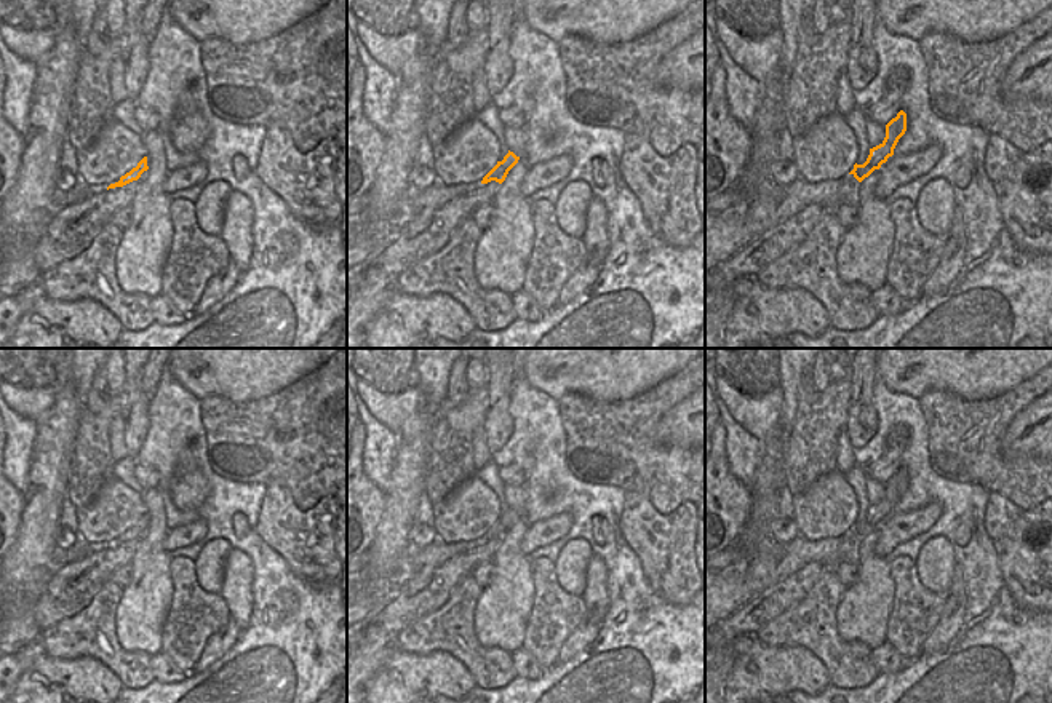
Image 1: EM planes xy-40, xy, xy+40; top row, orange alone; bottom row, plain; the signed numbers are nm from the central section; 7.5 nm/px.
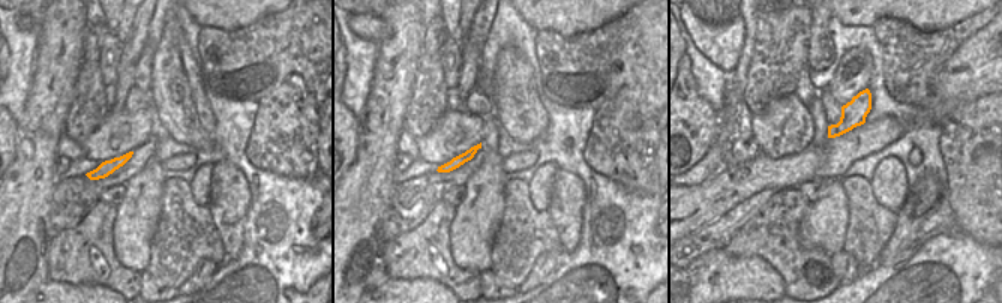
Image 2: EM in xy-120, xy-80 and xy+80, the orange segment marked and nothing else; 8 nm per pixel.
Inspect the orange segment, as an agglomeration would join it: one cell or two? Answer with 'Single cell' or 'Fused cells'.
Single cell.

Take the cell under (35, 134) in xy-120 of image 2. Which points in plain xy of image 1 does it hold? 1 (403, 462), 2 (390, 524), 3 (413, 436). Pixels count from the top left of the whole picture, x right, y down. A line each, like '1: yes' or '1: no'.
1: yes
2: yes
3: yes

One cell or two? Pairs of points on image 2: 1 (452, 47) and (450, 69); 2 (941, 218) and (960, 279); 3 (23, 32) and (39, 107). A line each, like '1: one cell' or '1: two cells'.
1: one cell
2: two cells
3: two cells

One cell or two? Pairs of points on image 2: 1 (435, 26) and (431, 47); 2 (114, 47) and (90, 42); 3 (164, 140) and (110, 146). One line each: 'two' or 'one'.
1: one
2: two
3: two

